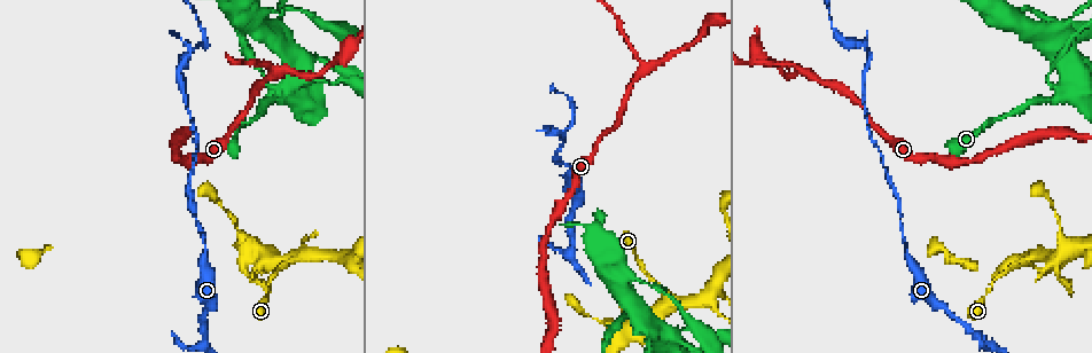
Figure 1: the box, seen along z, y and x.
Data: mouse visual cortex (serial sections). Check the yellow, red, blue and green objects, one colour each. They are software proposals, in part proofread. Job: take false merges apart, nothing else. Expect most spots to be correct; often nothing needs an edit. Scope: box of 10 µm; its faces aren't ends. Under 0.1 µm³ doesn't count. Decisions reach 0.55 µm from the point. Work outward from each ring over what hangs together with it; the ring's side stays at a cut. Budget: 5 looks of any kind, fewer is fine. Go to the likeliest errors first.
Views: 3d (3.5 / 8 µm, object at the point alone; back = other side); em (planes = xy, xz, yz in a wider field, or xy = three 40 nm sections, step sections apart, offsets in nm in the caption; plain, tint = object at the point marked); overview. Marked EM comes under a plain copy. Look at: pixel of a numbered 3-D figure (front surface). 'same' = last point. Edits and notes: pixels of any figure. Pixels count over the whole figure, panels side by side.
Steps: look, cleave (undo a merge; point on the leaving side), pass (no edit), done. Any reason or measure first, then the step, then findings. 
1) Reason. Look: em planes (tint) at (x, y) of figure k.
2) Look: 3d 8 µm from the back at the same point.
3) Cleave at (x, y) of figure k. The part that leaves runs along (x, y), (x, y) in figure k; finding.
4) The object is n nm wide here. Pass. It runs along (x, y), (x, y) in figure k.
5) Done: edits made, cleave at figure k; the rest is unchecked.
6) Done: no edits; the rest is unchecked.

Abrupt turn. Look: 3d 3.5 µm at (862, 42) of figure 1.

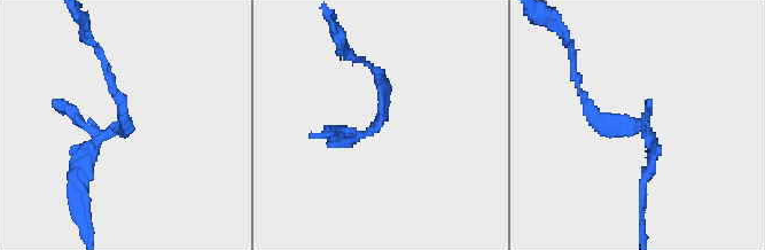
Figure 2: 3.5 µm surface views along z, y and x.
Look: em xy step 5 (tint) at (371, 127) of figure 2.

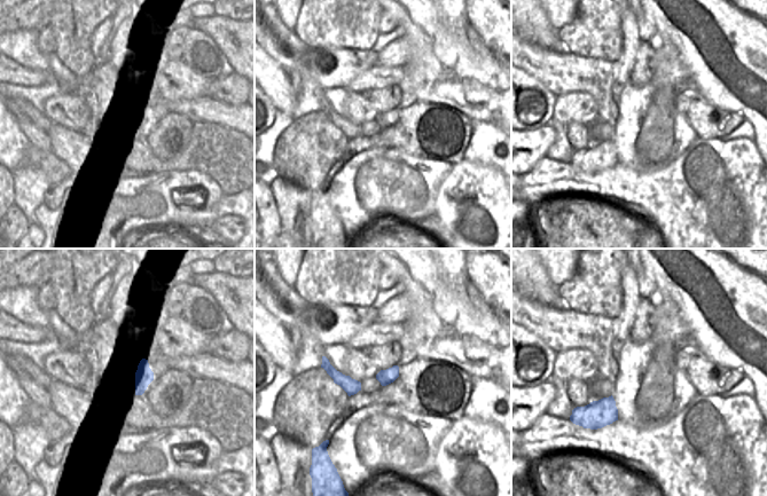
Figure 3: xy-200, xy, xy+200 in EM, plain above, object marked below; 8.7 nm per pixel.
Another direction. Look: em xy step 1 (tint) at the same point.

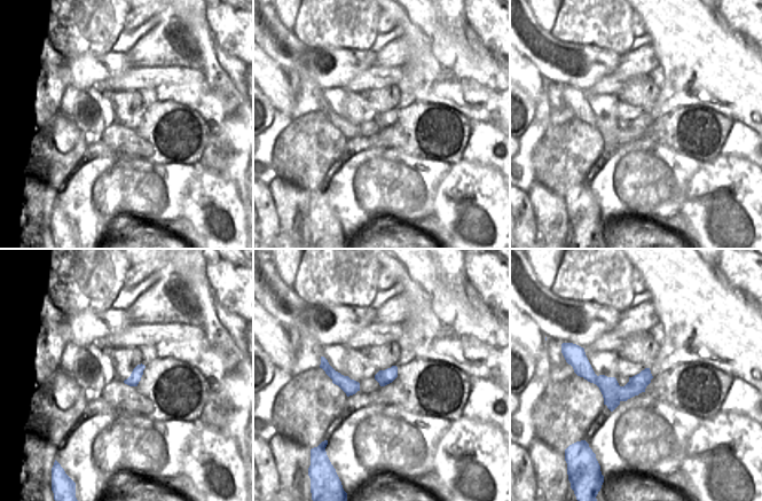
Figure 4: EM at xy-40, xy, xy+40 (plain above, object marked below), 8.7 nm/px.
Pass. It runs along (70, 181), (95, 142), (126, 125), (119, 100) in figure 2; all the same cell.

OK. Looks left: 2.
Arms part here. Look: 3d 8 µm from the back at (300, 258) of figure 1.

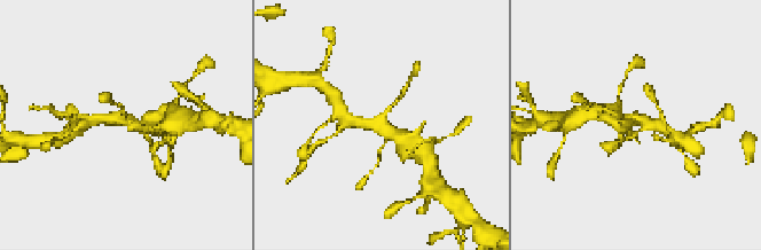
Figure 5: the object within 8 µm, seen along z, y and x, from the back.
Need the tissue. Look: em planes (tint) at the same point.

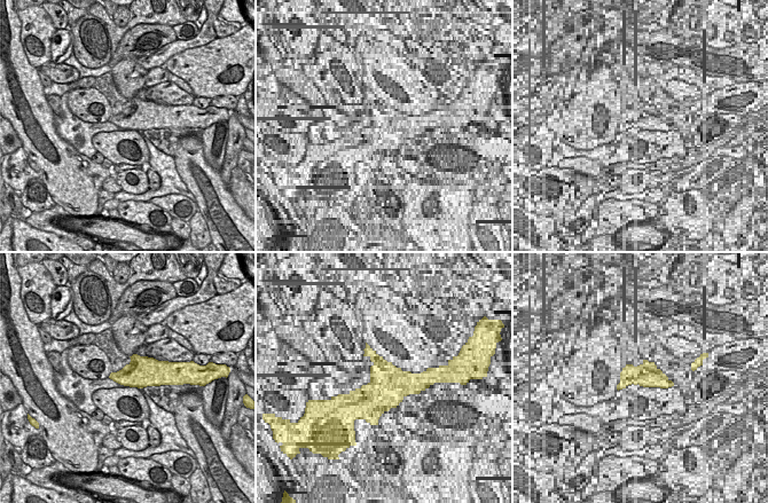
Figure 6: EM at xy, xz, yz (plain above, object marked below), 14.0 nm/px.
The object is 440 nm wide here. Pass. It runs along (664, 132), (643, 120), (620, 124) in figure 5; continuous, no second cell.

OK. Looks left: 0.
Done: no edits; the rest is unchecked.

